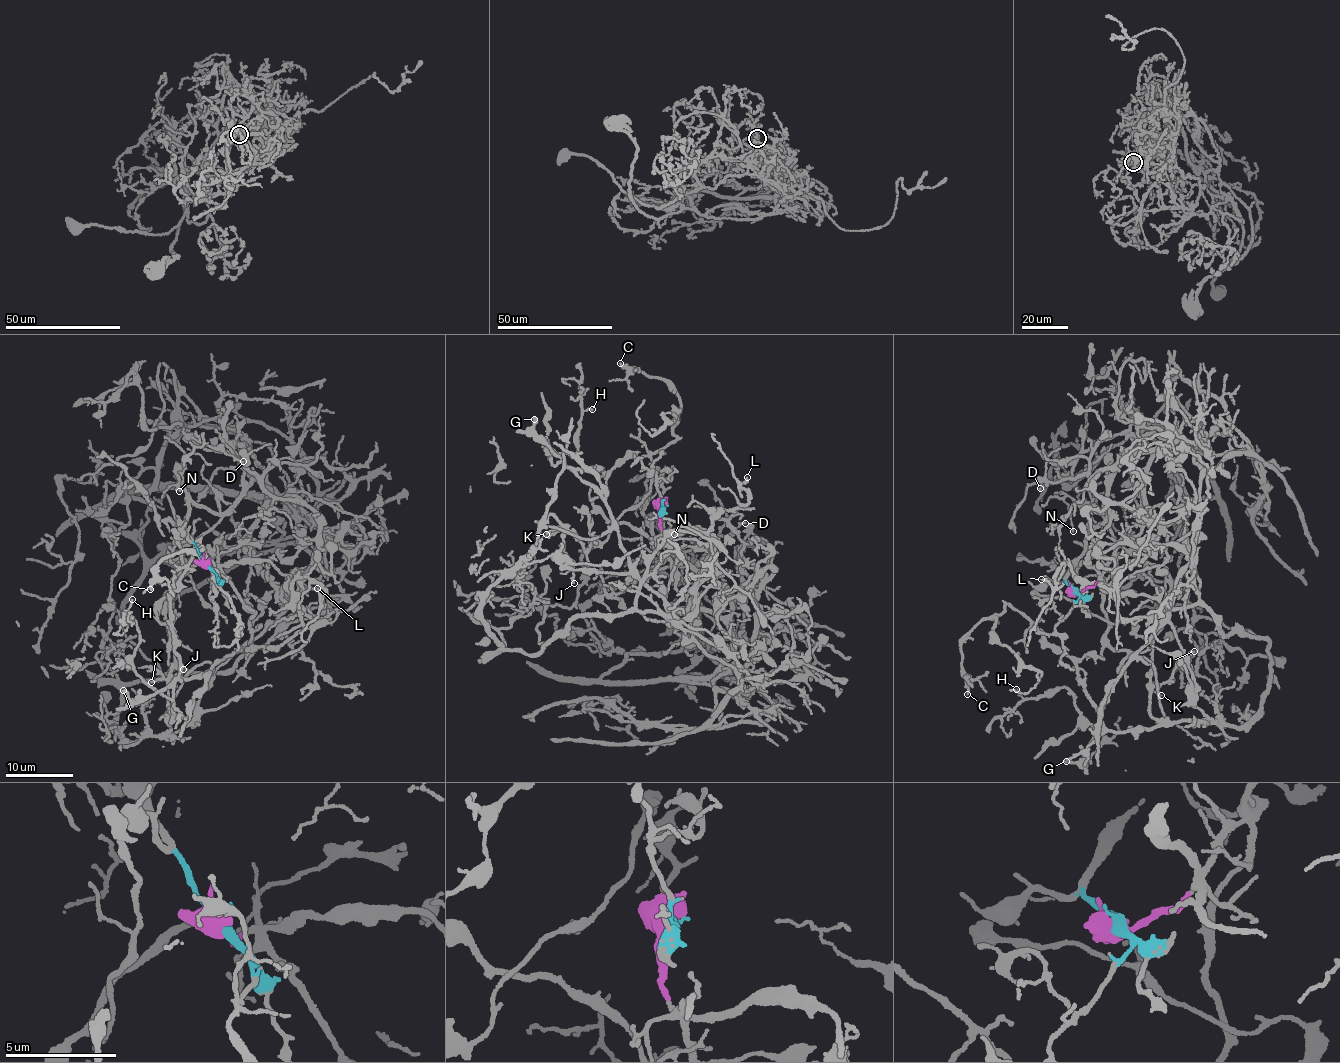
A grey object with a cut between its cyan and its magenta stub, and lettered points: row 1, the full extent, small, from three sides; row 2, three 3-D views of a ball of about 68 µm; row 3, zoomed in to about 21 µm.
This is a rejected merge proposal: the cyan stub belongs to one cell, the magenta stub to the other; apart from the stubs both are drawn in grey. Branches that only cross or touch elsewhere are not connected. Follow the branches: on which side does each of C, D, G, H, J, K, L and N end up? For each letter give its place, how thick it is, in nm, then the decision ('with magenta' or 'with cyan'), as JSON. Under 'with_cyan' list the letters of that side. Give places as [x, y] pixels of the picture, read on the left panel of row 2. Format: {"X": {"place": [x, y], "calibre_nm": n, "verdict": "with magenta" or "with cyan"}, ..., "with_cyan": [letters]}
{"C": {"place": [150, 589], "calibre_nm": 200, "verdict": "with magenta"}, "D": {"place": [243, 461], "calibre_nm": 130, "verdict": "with cyan"}, "G": {"place": [123, 690], "calibre_nm": 320, "verdict": "with magenta"}, "H": {"place": [132, 599], "calibre_nm": 130, "verdict": "with magenta"}, "J": {"place": [183, 669], "calibre_nm": 150, "verdict": "with magenta"}, "K": {"place": [151, 682], "calibre_nm": 150, "verdict": "with magenta"}, "L": {"place": [317, 588], "calibre_nm": 200, "verdict": "with magenta"}, "N": {"place": [179, 491], "calibre_nm": 100, "verdict": "with cyan"}, "with_cyan": ["D", "N"]}

